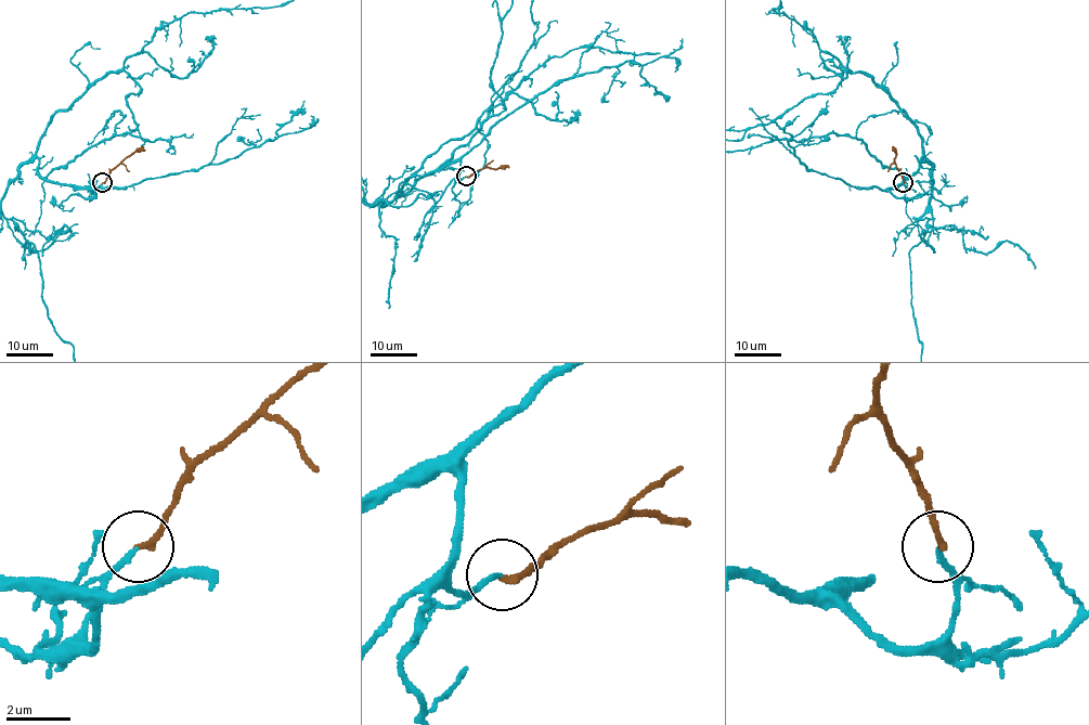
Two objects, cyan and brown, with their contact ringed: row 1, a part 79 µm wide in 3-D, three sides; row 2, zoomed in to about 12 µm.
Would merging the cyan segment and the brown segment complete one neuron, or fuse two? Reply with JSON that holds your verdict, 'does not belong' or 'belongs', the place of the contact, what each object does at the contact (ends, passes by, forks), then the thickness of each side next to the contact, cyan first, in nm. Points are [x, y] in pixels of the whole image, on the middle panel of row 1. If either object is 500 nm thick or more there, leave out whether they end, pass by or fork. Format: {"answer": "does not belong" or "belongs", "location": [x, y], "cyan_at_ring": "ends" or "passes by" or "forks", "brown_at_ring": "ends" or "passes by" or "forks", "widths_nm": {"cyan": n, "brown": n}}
{"answer": "belongs", "location": [466, 176], "cyan_at_ring": "ends", "brown_at_ring": "ends", "widths_nm": {"cyan": 160, "brown": 200}}

